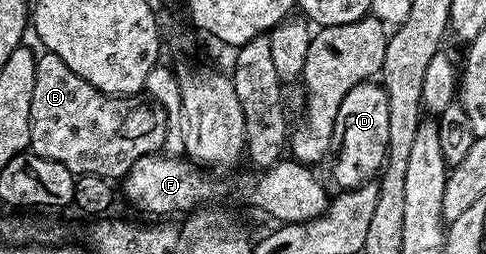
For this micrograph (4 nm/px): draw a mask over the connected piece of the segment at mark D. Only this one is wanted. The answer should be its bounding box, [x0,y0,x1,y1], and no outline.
[330,81,389,189]

